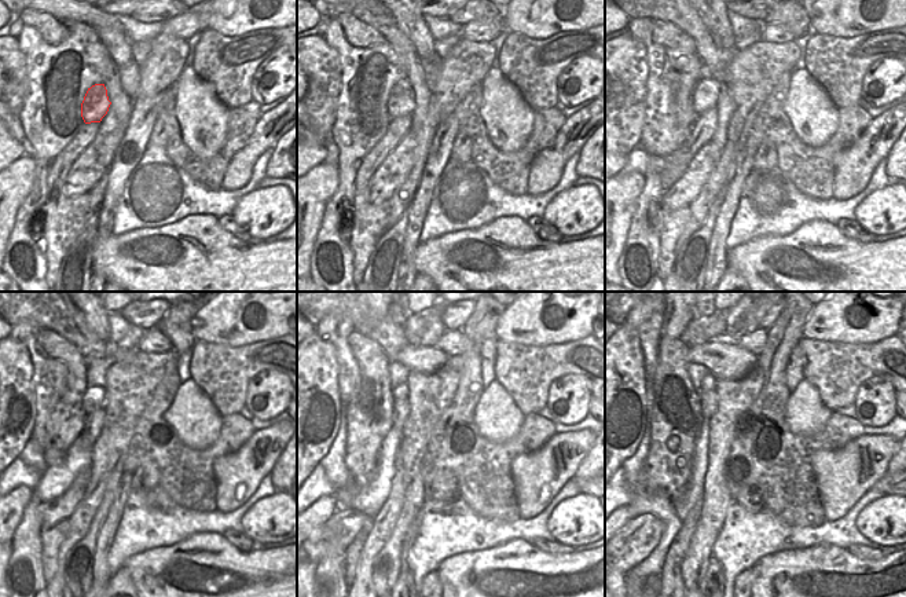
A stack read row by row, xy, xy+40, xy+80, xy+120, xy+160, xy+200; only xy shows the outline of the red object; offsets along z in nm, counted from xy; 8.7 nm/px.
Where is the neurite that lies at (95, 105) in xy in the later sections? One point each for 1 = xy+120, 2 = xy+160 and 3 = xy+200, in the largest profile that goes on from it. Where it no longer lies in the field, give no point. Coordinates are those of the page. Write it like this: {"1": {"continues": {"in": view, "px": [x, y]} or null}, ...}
{"1": {"continues": {"in": "xy+120", "px": [94, 398]}}, "2": {"continues": {"in": "xy+160", "px": [402, 391]}}, "3": {"continues": {"in": "xy+200", "px": [708, 381]}}}

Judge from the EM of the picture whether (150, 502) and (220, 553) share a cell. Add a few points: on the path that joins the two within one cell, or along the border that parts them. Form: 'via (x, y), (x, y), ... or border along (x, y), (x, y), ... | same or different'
border along (222, 534), (194, 533), (180, 541), (162, 546) | different

